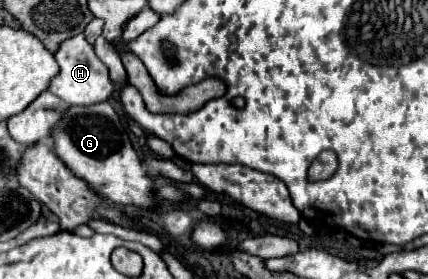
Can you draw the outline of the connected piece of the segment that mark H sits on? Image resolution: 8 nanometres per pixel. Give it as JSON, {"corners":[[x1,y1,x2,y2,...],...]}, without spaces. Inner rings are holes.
{"corners":[[76,35,68,41,64,41,64,45,60,45,60,49,54,53,58,65,60,65,60,73,52,79,50,91,64,99,70,105,96,105,102,101,108,101,114,93,114,85,108,77,108,67,96,57,92,45,84,39,84,35]]}

